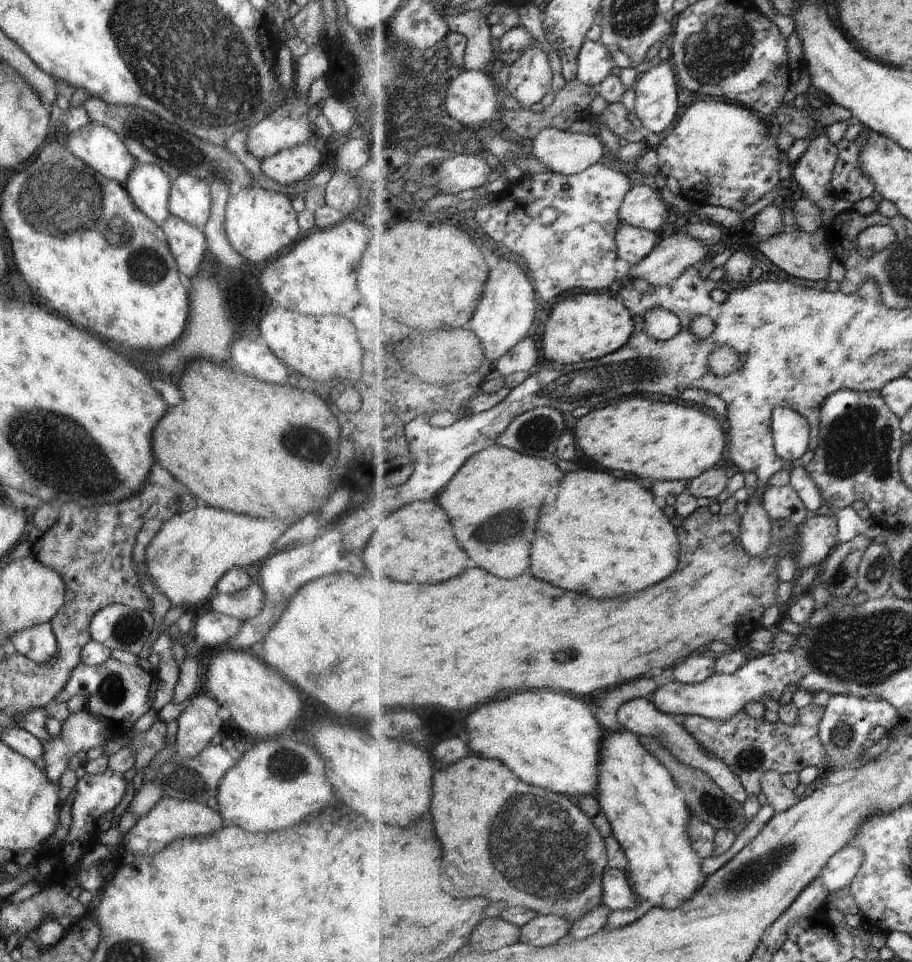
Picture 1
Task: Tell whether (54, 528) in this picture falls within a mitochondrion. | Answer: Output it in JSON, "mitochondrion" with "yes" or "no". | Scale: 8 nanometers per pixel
{"mitochondrion":"no"}

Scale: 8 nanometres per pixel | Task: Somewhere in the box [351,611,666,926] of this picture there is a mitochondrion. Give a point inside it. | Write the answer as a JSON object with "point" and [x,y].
{"point":[539,848]}

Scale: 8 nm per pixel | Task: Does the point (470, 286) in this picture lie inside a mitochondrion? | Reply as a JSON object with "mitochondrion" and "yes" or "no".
{"mitochondrion":"no"}

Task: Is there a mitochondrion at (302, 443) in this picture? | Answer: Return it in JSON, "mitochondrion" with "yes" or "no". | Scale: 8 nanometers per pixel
{"mitochondrion":"yes"}

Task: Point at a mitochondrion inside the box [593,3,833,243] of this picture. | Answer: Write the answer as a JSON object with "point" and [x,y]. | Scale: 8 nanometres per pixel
{"point":[709,52]}

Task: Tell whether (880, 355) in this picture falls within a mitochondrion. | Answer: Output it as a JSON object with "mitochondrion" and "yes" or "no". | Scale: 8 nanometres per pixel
{"mitochondrion":"yes"}

